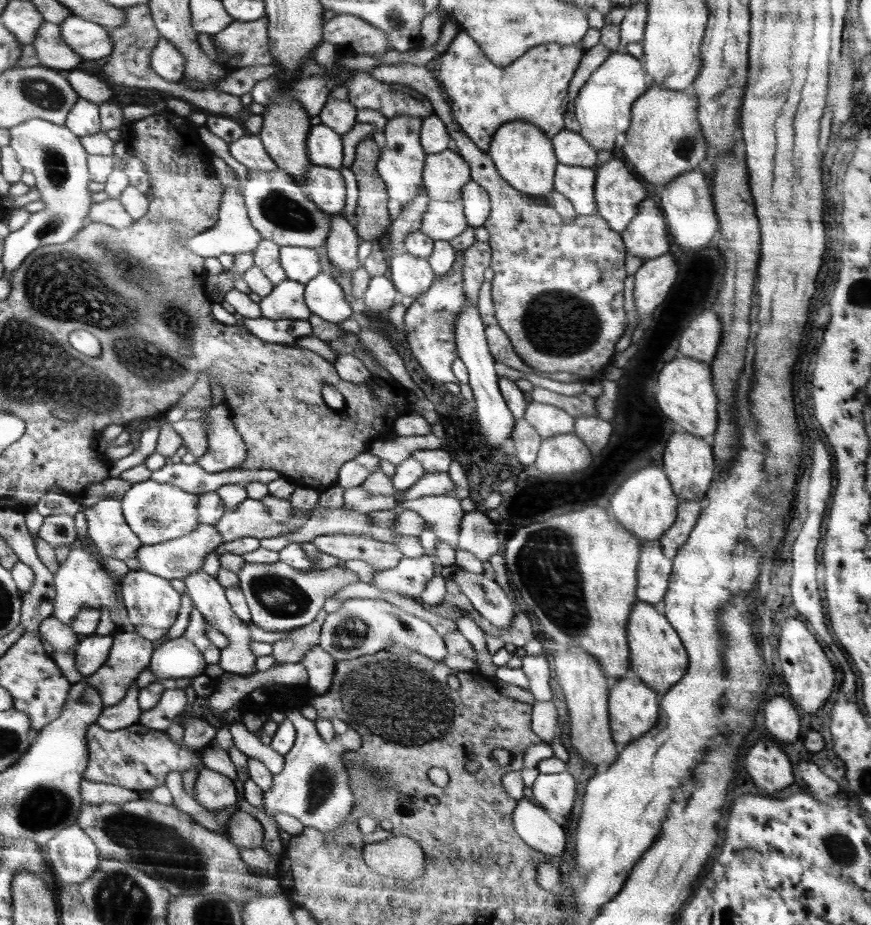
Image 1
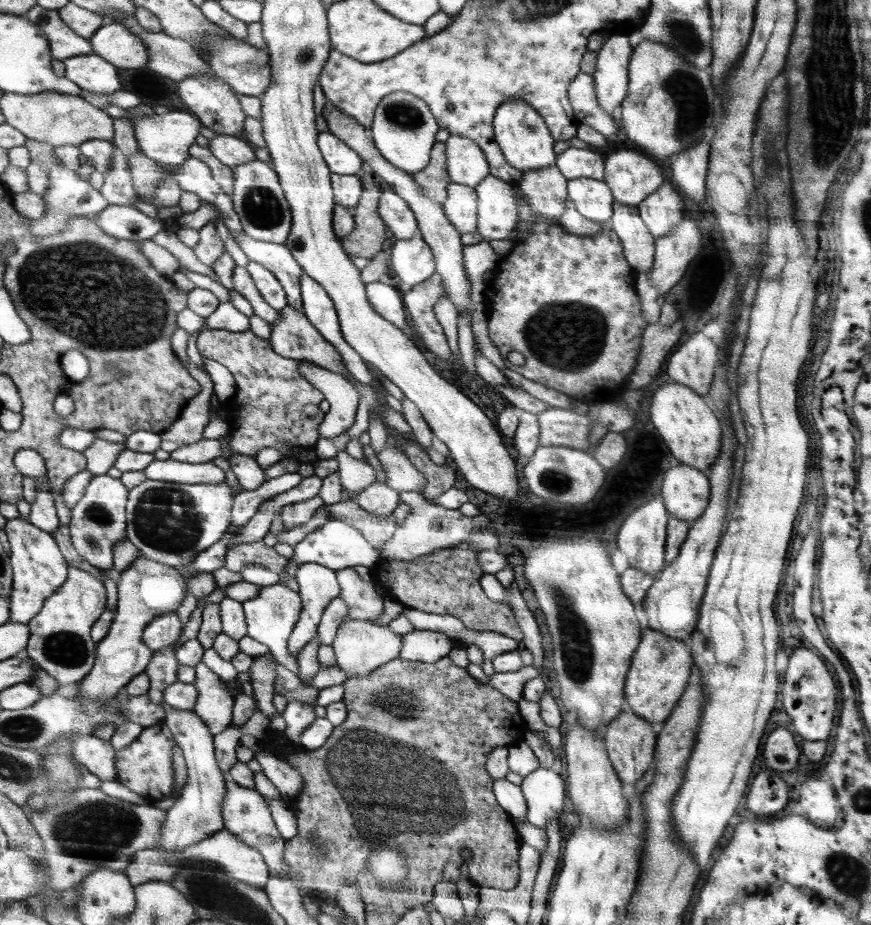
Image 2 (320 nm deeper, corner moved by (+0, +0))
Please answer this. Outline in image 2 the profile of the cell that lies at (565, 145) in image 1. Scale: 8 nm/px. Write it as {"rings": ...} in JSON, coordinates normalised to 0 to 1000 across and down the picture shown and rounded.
{"rings":[[[652,159],[643,169],[639,169],[637,178],[652,195],[670,190],[692,196],[693,176],[695,173],[689,168],[676,161]]]}

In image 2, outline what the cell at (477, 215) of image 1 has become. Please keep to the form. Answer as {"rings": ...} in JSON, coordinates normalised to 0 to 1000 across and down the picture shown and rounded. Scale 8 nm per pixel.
{"rings":[[[560,189],[544,204],[548,218],[548,251],[558,261],[583,259],[595,240],[587,197]]]}

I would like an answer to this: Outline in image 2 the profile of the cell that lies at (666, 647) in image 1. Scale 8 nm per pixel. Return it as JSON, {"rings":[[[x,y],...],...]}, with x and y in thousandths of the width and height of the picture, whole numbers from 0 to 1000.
{"rings":[[[749,679],[738,681],[736,693],[727,707],[718,735],[719,764],[747,783],[763,781],[790,741],[797,719],[796,708],[790,706],[785,693],[776,692],[762,683]]]}

